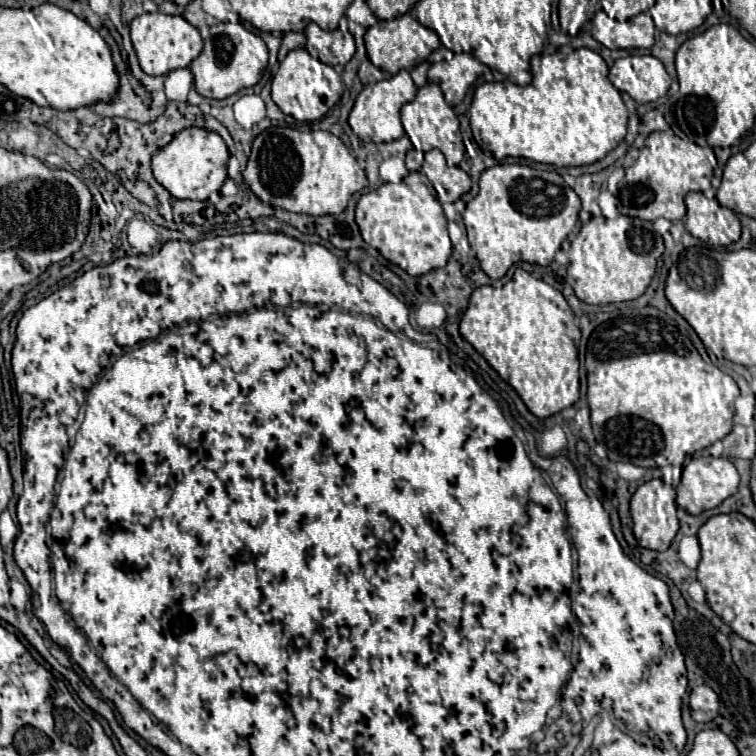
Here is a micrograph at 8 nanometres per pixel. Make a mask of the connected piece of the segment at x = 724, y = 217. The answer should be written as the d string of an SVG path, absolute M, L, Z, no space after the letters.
M690 192L686 208L688 232L710 246L724 248L740 238L741 224L736 213L720 206L716 198L708 200L702 192Z

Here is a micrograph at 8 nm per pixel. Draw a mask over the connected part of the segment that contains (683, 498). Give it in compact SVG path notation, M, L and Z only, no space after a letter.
M724 456L692 458L692 460L688 460L688 464L682 470L682 482L676 488L676 492L678 492L676 504L690 514L700 514L704 510L720 506L728 496L732 496L738 490L738 482L740 482L740 476L738 476L738 470L734 468L732 460L728 460Z

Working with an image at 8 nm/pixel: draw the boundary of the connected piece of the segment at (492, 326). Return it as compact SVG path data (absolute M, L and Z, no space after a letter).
M516 268L514 278L502 288L480 286L474 290L468 310L460 320L460 334L468 340L488 364L520 394L528 410L538 418L548 418L568 406L574 406L580 396L580 376L578 376L578 348L566 330L562 318L574 318L566 298L560 290L552 288L544 280L534 278L522 268Z

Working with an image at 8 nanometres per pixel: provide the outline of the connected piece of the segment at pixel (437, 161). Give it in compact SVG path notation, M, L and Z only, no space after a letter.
M430 150L424 154L421 171L432 182L440 202L456 202L470 190L470 176L460 166L448 166L440 150Z

